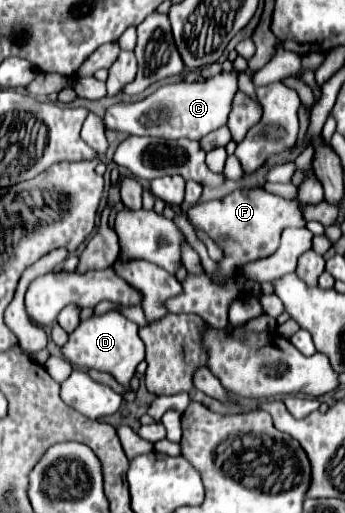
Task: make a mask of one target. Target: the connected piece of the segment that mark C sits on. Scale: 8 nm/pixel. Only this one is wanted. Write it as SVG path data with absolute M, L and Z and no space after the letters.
M238 71L218 73L208 81L168 83L136 103L118 103L106 109L106 127L126 135L146 135L160 139L202 139L226 125L234 95L238 93Z

